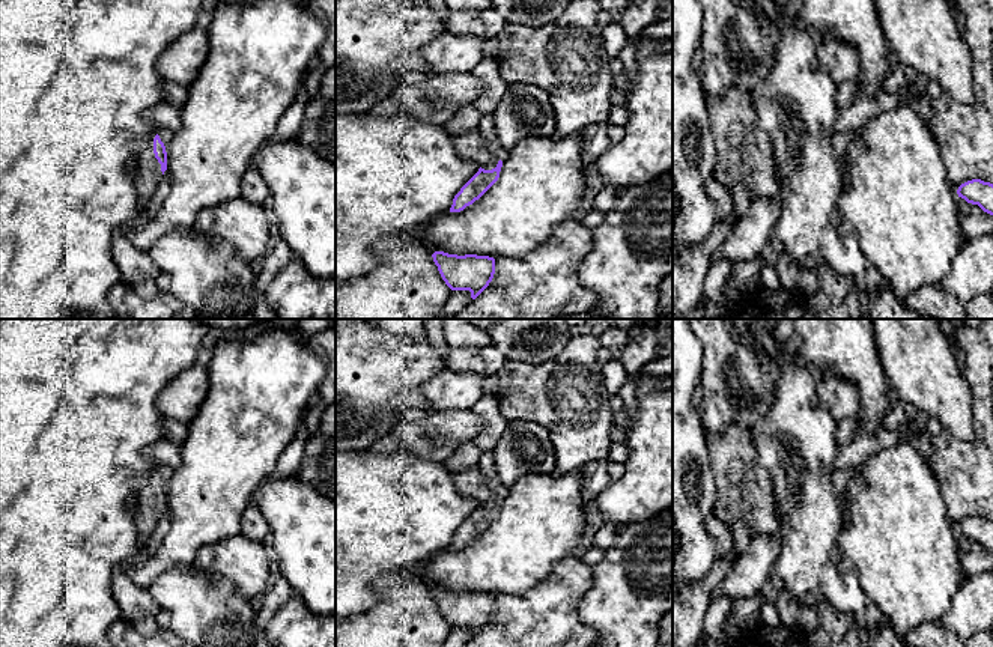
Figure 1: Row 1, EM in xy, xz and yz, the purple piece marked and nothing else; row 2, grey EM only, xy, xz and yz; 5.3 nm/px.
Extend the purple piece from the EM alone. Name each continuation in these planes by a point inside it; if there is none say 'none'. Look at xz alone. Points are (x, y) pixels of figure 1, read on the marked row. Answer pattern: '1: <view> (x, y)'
1: xz (471, 145)

